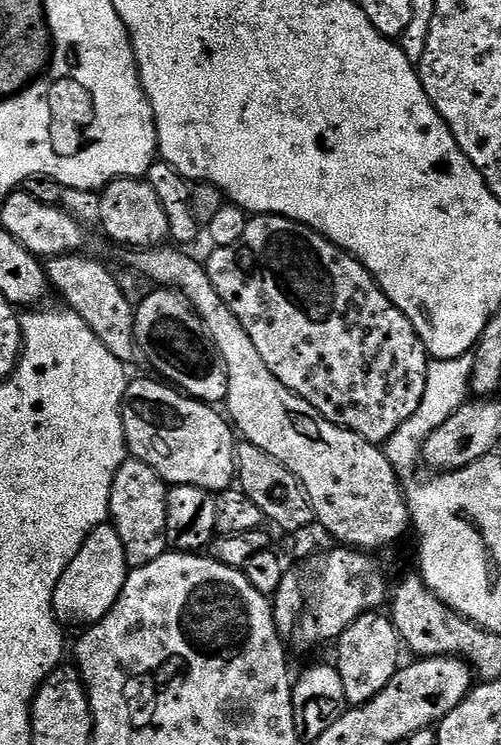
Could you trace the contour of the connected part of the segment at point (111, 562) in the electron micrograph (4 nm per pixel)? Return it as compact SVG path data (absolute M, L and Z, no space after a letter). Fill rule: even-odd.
M111 523L100 524L88 535L86 542L82 542L78 554L74 554L62 578L58 578L58 586L54 590L54 602L52 603L56 619L64 626L97 624L112 609L114 602L118 602L129 571L122 538L118 538Z

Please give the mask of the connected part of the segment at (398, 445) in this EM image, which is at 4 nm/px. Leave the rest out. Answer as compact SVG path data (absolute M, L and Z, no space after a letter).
M471 355L459 356L453 360L432 360L429 363L426 394L418 410L414 410L414 414L410 414L410 418L406 418L406 422L402 422L402 426L398 426L396 433L383 445L384 453L388 455L389 462L396 467L397 473L405 474L404 472L410 471L416 463L421 463L426 438L431 432L438 430L438 426L442 426L442 422L446 422L450 414L454 414L465 404L470 396L471 382Z

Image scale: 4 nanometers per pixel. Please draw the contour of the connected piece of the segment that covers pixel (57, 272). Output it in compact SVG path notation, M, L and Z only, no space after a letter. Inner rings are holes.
M68 252L64 256L54 256L47 261L49 285L65 300L67 307L79 314L82 322L94 330L94 334L114 354L114 358L131 362L138 356L136 347L136 310L126 302L126 294L118 287L113 269L99 264L96 260L80 252Z

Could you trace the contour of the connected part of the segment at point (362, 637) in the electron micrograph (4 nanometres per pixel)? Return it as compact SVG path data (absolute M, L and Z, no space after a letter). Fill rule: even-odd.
M380 610L367 612L365 616L359 616L353 624L346 626L343 634L335 640L334 648L336 648L334 667L342 678L344 699L352 706L370 702L374 694L382 694L390 678L394 678L394 674L402 667L401 638L392 624L391 615Z

